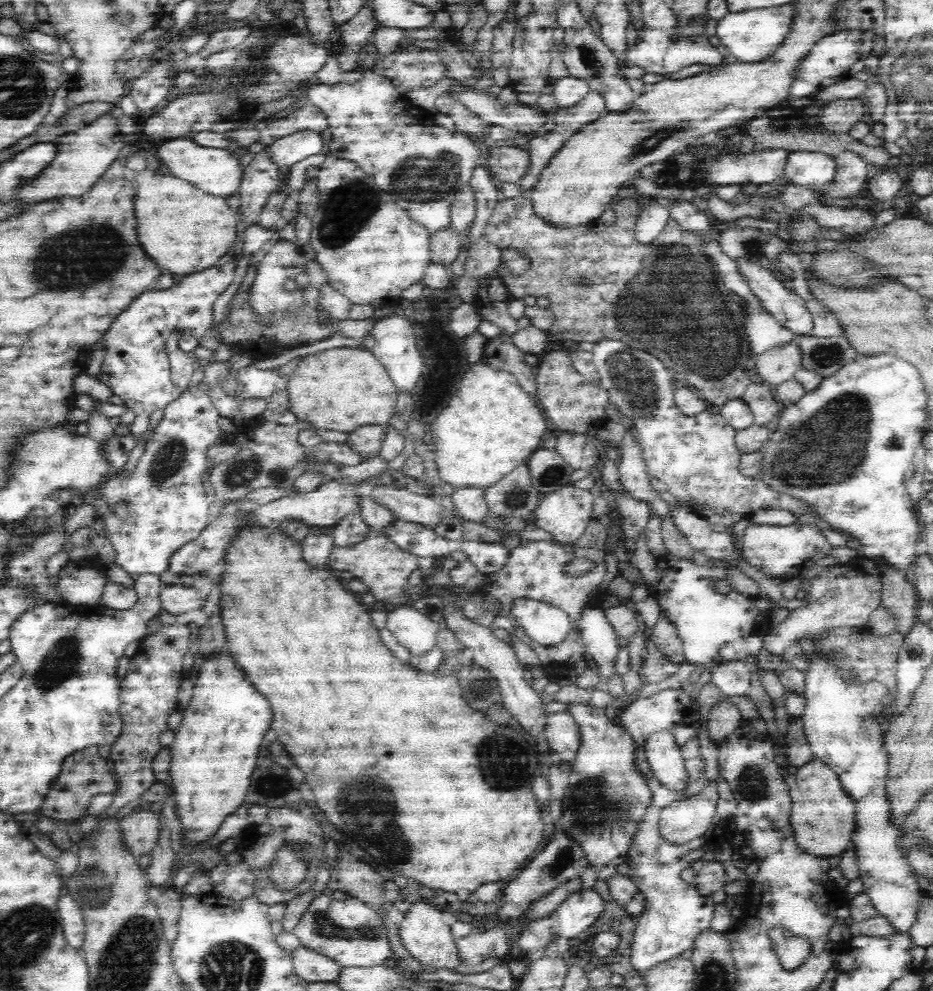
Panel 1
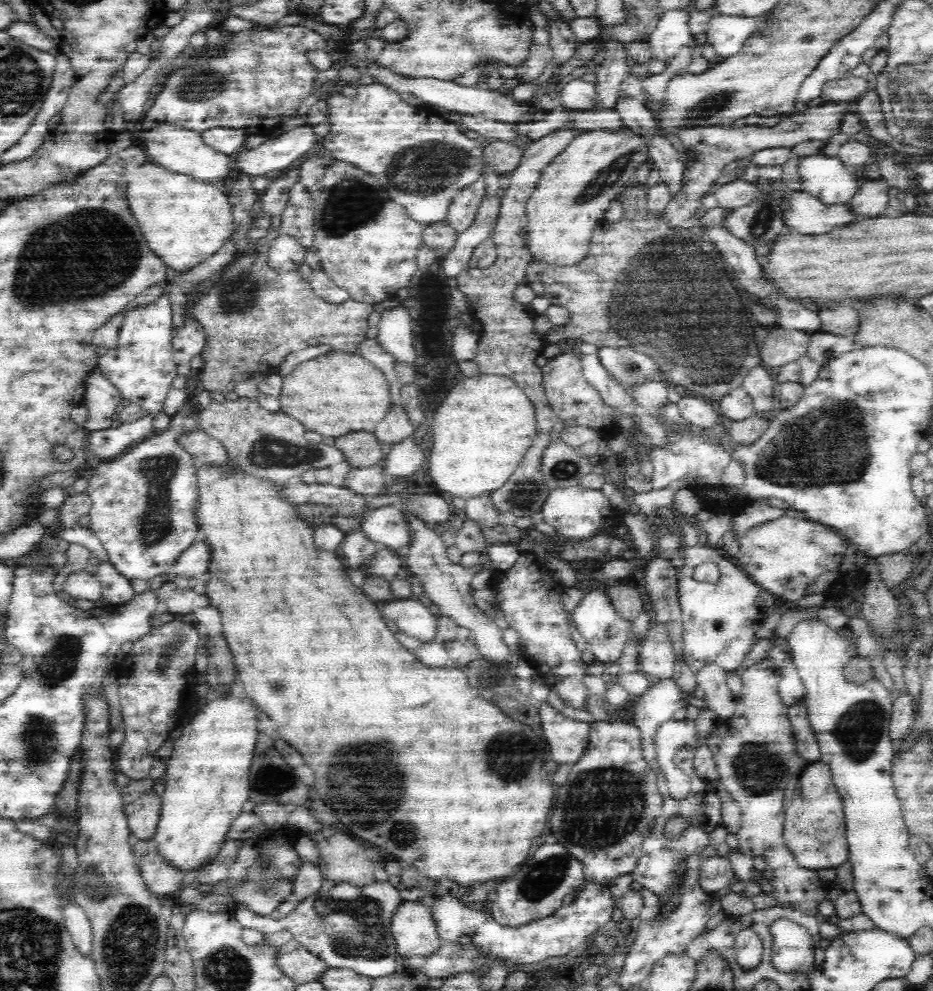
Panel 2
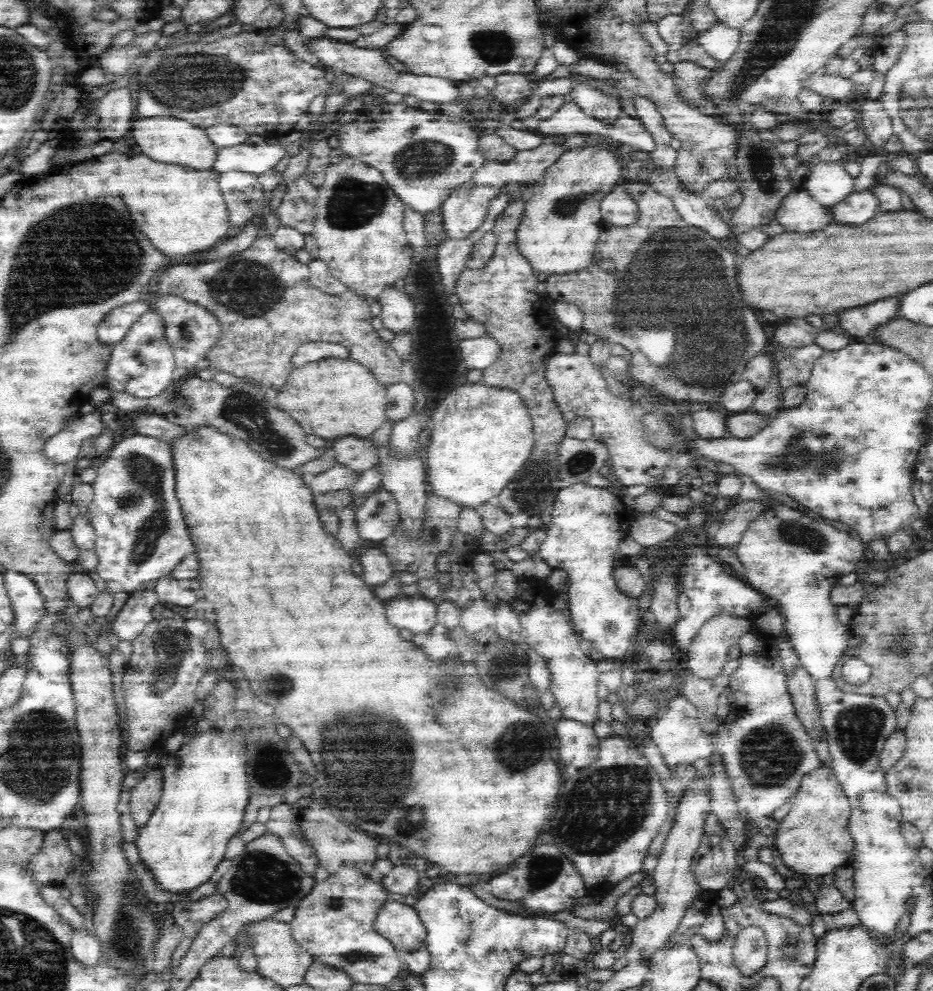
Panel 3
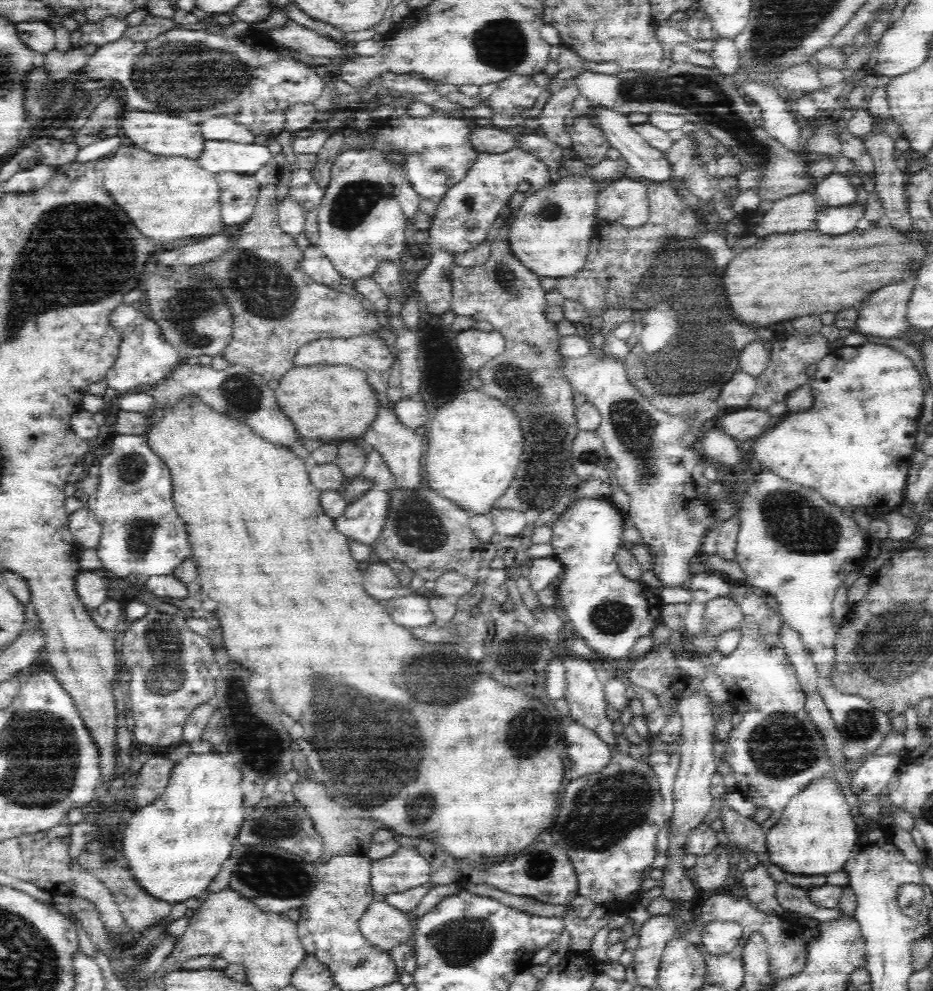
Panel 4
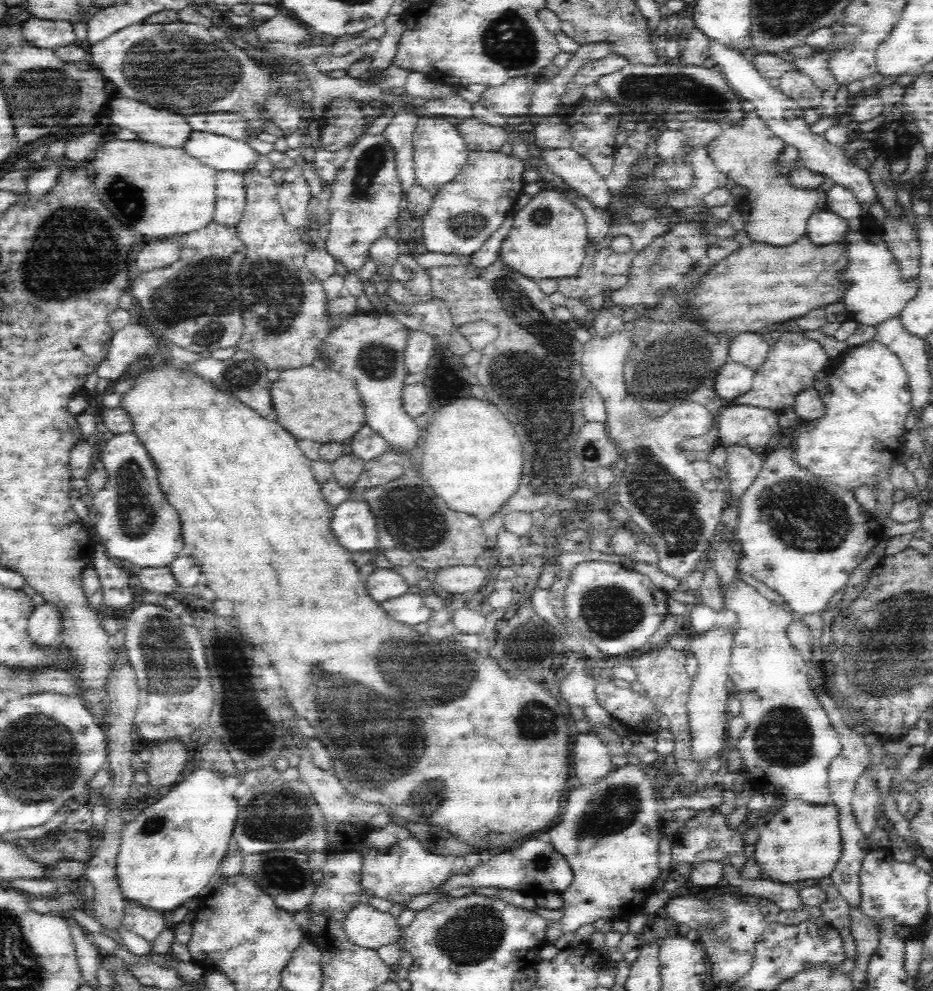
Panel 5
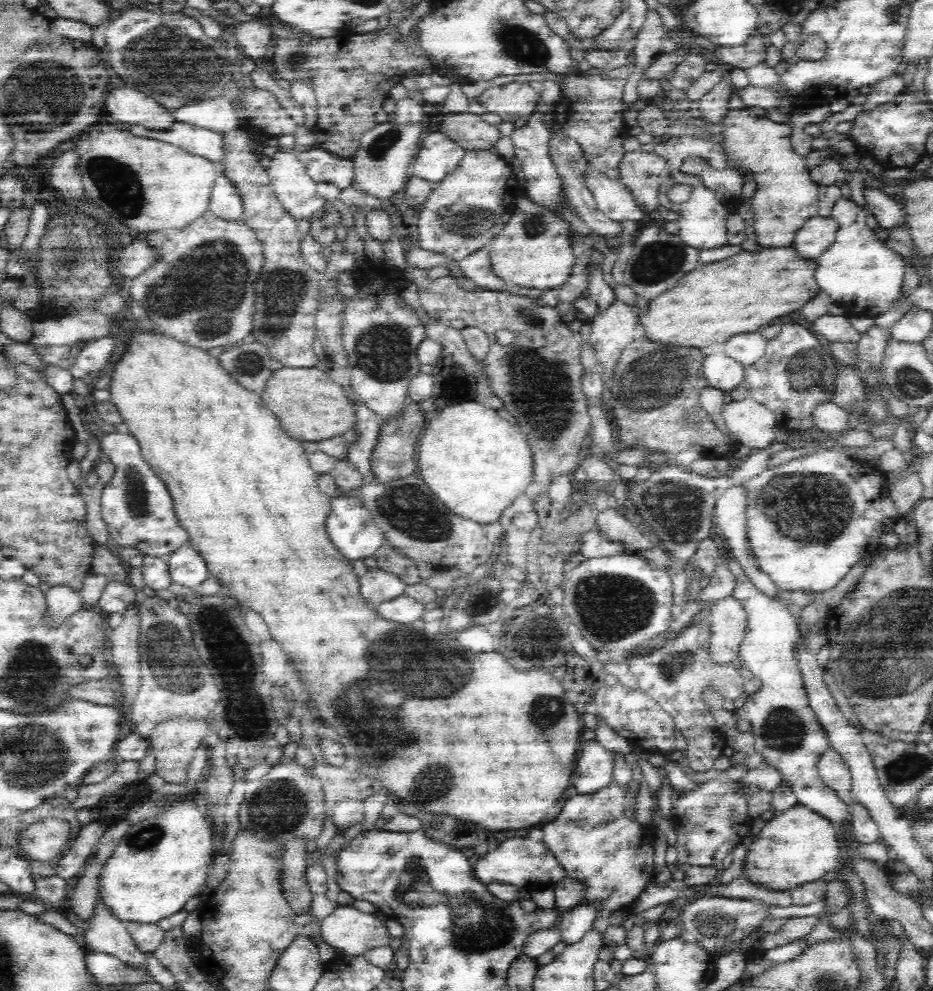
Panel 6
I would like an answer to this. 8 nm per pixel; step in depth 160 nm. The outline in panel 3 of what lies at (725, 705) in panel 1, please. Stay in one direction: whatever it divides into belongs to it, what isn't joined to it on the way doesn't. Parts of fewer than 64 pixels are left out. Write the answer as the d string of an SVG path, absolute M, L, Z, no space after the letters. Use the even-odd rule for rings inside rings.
M728 613L716 615L701 632L696 635L686 655L681 656L683 664L691 670L691 673L704 680L718 680L723 674L725 662L728 659L728 650L734 646L737 640L748 631L752 630L752 618L738 618Z

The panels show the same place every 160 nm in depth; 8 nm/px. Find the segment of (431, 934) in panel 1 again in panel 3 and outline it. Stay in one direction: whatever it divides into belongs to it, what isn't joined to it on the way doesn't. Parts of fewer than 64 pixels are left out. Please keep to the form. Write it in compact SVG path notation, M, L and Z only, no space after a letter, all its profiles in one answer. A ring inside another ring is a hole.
M388 900L375 917L375 930L386 937L401 956L422 950L426 927L414 906Z

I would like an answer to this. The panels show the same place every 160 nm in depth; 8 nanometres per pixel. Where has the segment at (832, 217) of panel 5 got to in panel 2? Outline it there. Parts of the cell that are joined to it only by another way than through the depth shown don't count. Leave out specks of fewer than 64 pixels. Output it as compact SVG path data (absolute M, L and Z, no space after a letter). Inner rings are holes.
M865 177L848 205L854 214L860 214L862 218L874 218L886 210L890 188L889 184L882 178Z

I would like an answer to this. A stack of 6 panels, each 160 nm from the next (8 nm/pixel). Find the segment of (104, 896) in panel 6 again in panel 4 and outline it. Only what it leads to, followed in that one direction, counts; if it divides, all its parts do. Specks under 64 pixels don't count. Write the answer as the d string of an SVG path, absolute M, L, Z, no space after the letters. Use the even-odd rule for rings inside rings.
M196 753L190 754L190 756L180 754L177 760L174 770L172 770L172 776L170 776L170 782L168 782L166 790L156 799L152 804L140 808L134 813L129 813L126 820L126 829L124 830L124 838L122 840L122 856L126 858L126 867L130 871L130 875L134 877L135 884L138 887L155 899L162 899L168 904L176 904L176 902L184 902L188 898L197 897L202 892L205 892L210 883L216 881L216 876L222 868L224 861L228 860L232 850L232 842L238 837L240 828L242 828L242 820L244 820L244 812L242 812L242 792L240 792L240 770L238 767L230 766L224 762L222 756L214 756L214 754Z

